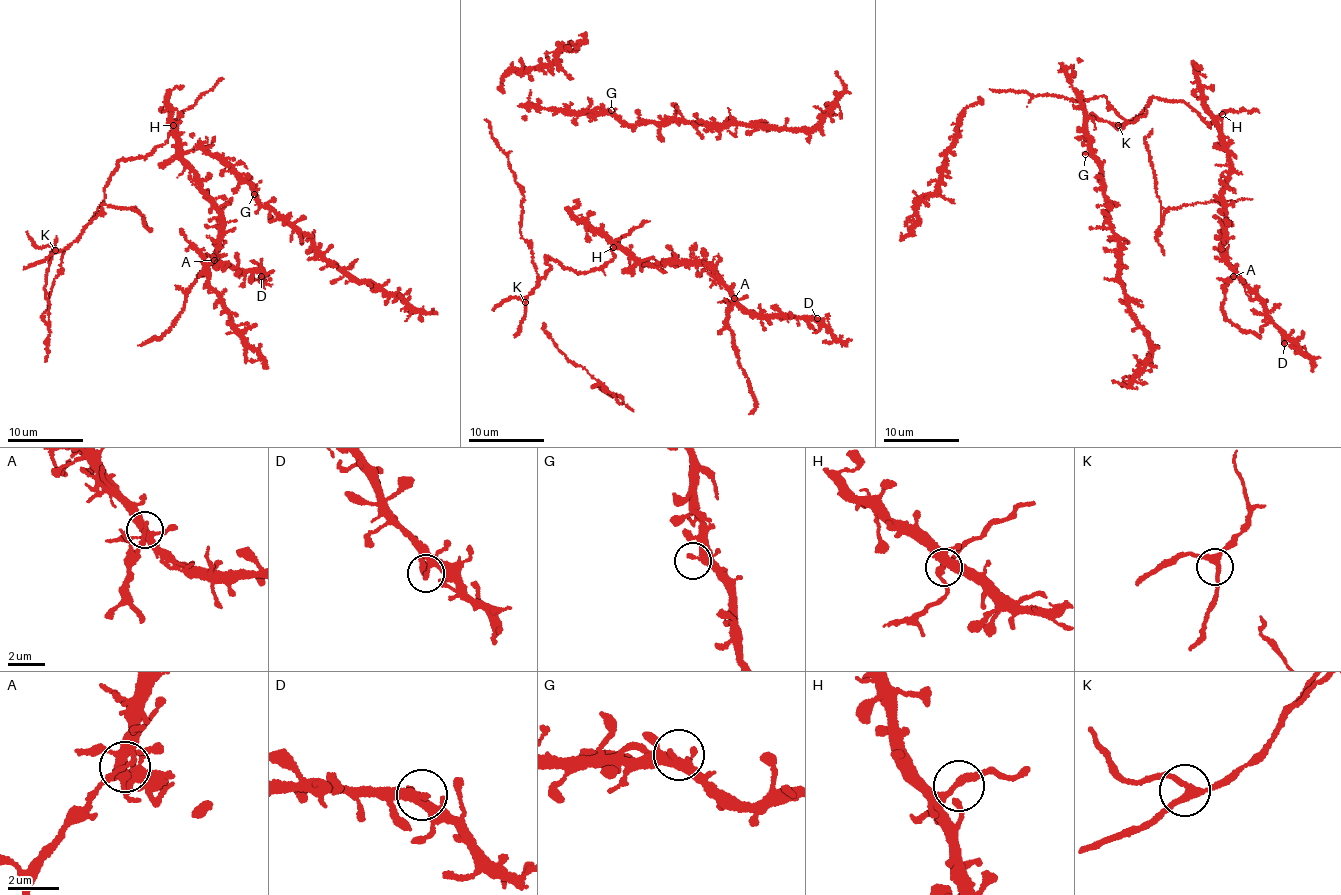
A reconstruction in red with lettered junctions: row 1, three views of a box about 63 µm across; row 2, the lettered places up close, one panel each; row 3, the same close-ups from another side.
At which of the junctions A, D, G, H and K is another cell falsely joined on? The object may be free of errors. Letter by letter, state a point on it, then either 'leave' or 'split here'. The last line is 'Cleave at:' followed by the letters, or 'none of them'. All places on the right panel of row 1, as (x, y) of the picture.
A: place (1233, 276); split here
D: place (1284, 343); leave
G: place (1085, 154); leave
H: place (1222, 114); leave
K: place (1118, 125); leave
Cleave at: A

